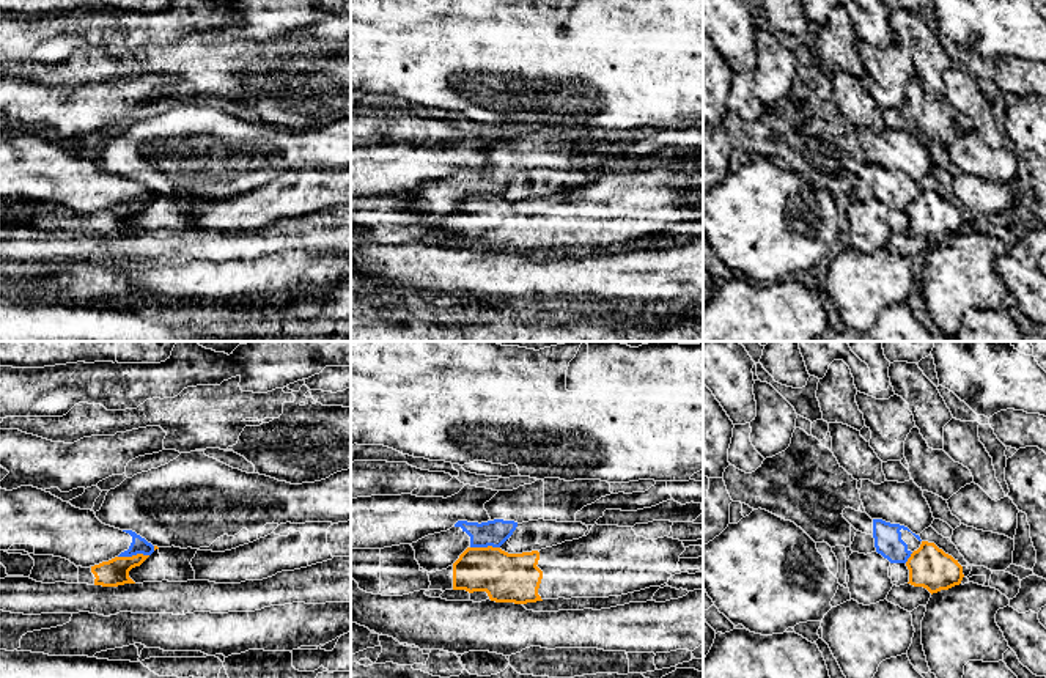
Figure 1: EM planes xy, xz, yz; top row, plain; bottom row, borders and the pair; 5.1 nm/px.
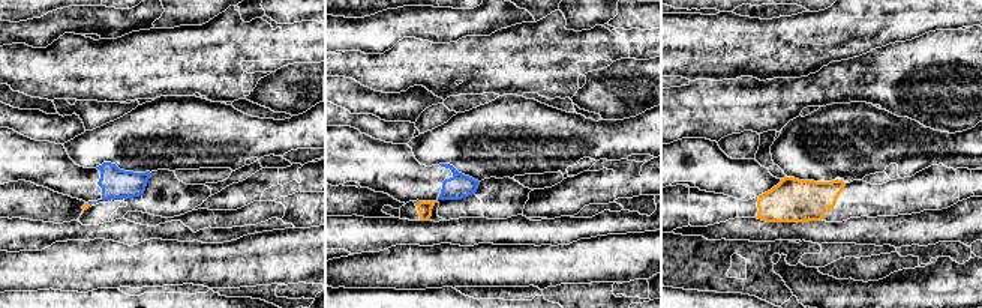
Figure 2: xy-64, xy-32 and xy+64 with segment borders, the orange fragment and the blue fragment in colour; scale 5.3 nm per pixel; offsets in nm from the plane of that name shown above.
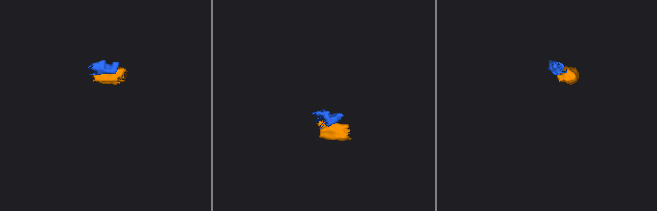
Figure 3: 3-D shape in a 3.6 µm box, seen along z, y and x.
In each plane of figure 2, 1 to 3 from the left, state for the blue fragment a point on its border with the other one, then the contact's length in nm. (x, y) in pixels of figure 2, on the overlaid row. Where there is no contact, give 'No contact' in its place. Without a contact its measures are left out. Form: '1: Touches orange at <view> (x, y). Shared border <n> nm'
1: No contact
2: Touches orange at xy-32 (417, 203). Shared border 30 nm
3: No contact

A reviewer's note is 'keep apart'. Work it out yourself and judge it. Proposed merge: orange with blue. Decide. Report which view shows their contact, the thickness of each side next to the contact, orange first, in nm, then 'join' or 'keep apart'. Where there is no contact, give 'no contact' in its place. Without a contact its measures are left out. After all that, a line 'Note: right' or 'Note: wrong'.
xy | 140/90 nm | keep apart
Note: right

